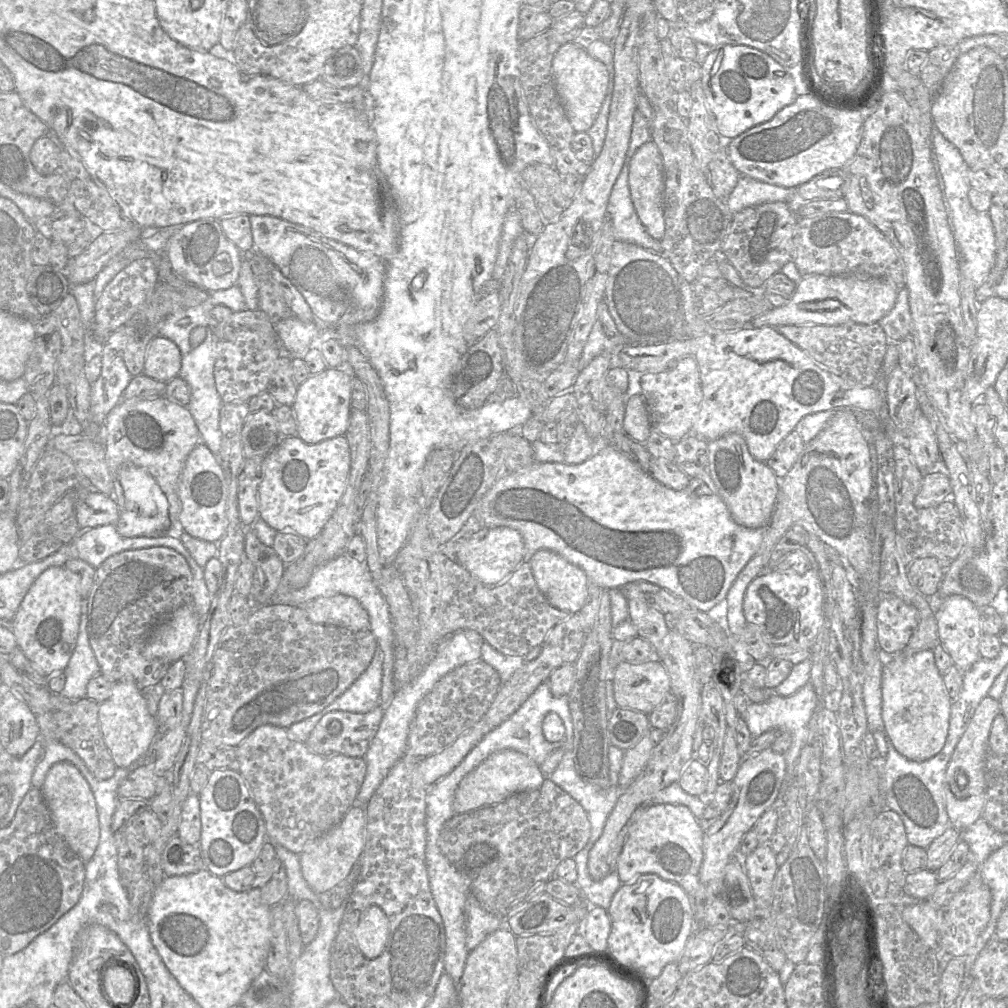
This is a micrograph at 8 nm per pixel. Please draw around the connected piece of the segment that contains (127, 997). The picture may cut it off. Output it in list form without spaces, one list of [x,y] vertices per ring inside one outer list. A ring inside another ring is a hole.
[[[111,964],[103,973],[102,985],[113,1005],[127,1005],[138,992],[138,976],[124,964]]]

